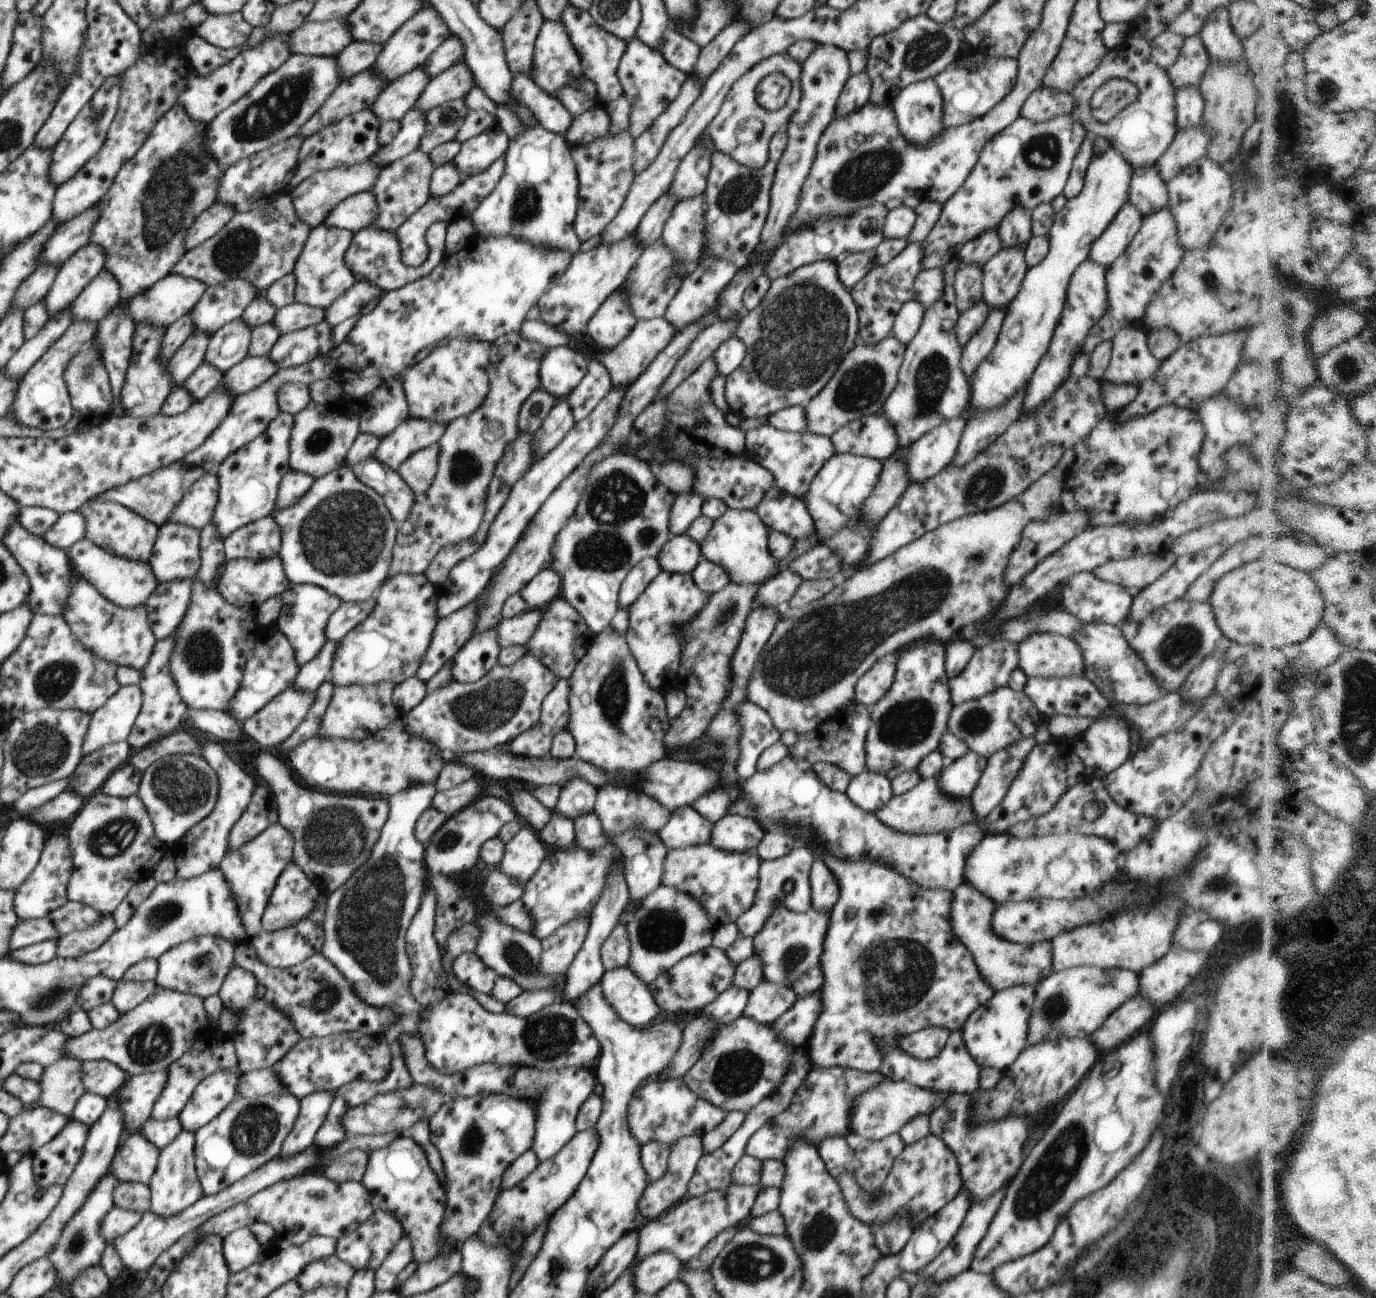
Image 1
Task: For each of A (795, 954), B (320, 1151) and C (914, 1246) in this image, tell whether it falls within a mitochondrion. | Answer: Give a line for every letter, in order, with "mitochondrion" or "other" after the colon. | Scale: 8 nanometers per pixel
A: mitochondrion
B: other
C: other

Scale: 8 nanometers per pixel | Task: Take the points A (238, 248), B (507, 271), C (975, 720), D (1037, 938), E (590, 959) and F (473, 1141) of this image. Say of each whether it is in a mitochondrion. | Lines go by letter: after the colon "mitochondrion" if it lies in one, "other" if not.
A: mitochondrion
B: mitochondrion
C: mitochondrion
D: other
E: other
F: mitochondrion

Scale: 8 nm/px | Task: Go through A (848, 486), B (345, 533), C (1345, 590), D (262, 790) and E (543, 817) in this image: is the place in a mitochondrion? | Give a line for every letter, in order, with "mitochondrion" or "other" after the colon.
A: mitochondrion
B: mitochondrion
C: other
D: other
E: other

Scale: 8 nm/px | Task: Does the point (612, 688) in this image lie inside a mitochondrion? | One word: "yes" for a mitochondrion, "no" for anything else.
yes

